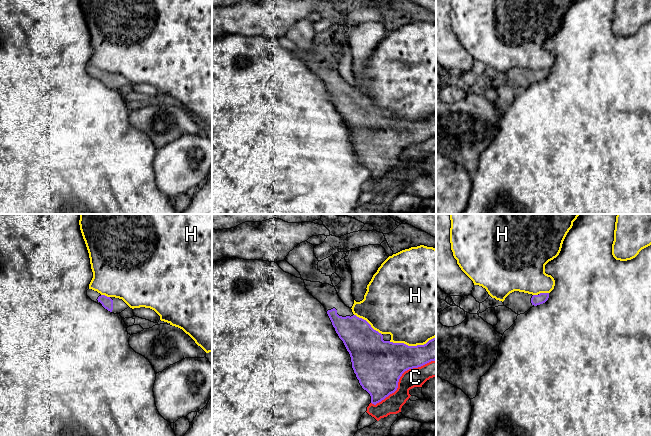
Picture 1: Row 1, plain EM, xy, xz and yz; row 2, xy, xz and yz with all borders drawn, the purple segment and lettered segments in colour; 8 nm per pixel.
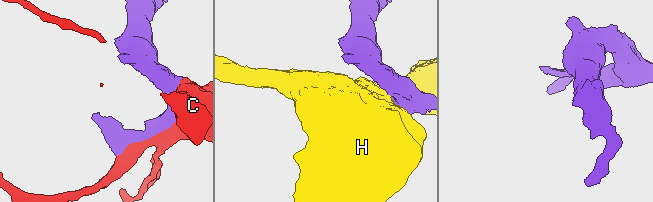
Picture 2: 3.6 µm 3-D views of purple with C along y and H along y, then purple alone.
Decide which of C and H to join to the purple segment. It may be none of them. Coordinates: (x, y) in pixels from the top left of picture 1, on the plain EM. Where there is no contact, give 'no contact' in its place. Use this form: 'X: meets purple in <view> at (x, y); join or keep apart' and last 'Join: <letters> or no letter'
C: meets purple in xz at (399, 154); keep apart
H: meets purple in xz at (412, 122); keep apart
Join: no letter

